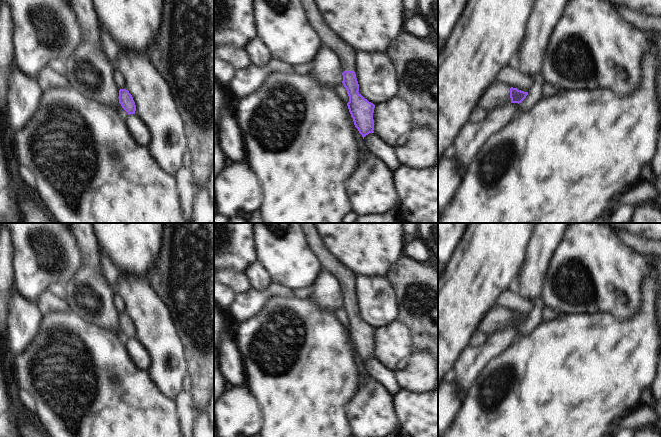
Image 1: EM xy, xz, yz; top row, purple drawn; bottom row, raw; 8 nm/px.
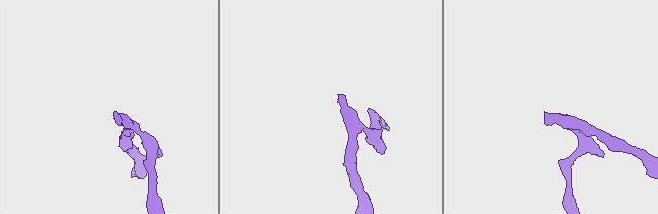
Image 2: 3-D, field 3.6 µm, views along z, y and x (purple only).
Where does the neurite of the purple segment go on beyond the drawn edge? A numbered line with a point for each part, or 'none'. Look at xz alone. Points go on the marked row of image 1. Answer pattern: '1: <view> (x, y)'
1: xz (346, 54)

